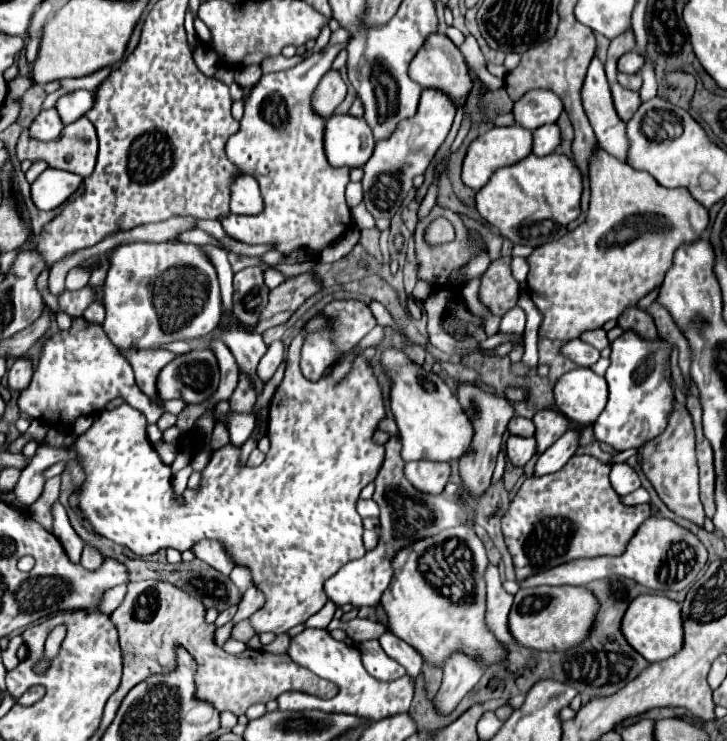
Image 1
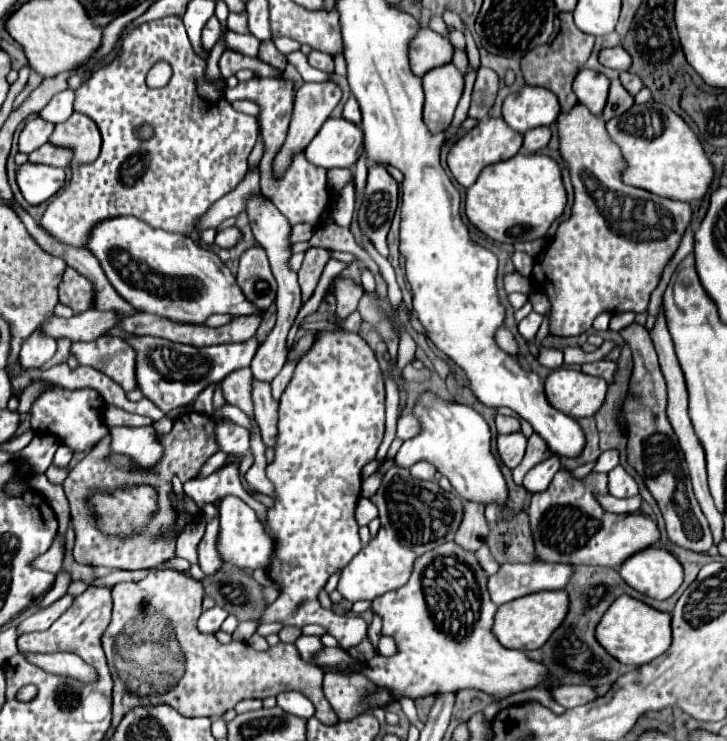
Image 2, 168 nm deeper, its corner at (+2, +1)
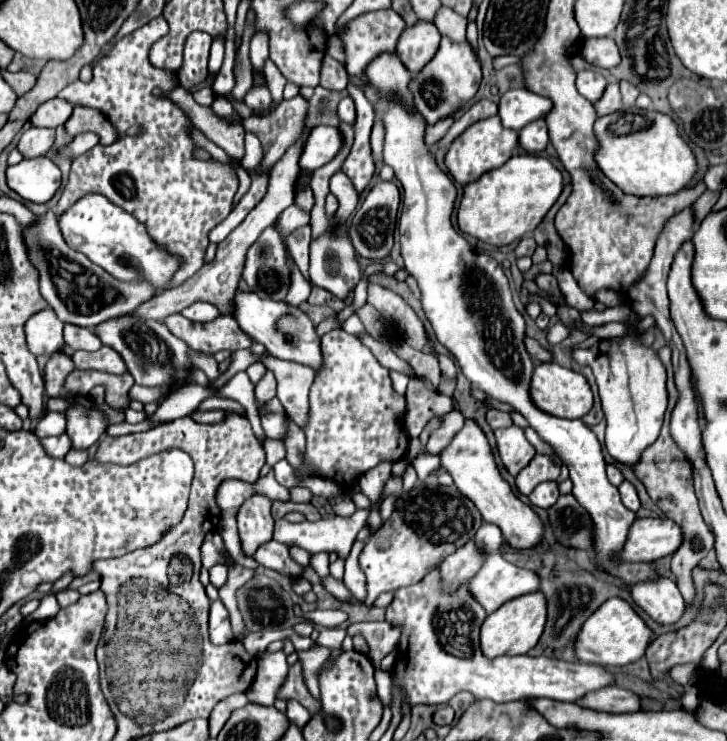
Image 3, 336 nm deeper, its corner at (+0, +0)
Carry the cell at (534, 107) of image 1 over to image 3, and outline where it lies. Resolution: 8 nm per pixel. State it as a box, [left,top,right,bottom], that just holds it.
[498,89,552,131]

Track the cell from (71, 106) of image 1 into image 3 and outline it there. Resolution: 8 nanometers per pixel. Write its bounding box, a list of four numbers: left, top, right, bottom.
[30,97,74,129]

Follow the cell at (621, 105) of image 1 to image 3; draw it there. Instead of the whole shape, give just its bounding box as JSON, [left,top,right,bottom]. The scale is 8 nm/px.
[596,83,622,117]

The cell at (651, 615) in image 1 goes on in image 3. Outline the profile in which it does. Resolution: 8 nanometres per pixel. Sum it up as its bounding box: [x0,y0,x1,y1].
[576,597,654,667]

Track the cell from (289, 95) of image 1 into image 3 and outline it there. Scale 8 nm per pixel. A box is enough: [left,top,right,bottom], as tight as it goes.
[294,169,314,213]

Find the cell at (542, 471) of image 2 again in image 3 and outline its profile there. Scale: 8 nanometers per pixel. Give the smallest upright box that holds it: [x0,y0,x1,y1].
[530,481,558,509]

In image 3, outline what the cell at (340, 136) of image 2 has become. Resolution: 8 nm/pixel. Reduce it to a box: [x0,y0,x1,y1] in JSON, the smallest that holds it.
[300,125,344,169]

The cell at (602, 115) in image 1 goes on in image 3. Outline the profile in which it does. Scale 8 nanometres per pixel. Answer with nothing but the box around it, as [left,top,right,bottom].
[576,71,606,103]

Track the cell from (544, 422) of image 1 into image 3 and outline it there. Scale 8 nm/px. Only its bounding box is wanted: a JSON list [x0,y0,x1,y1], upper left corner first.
[516,455,562,495]

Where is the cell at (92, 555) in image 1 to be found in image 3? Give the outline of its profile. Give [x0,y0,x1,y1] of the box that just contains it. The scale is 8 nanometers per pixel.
[56,589,80,607]

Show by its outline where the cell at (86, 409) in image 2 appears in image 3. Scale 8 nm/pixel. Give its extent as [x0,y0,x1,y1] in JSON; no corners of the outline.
[34,411,66,437]

